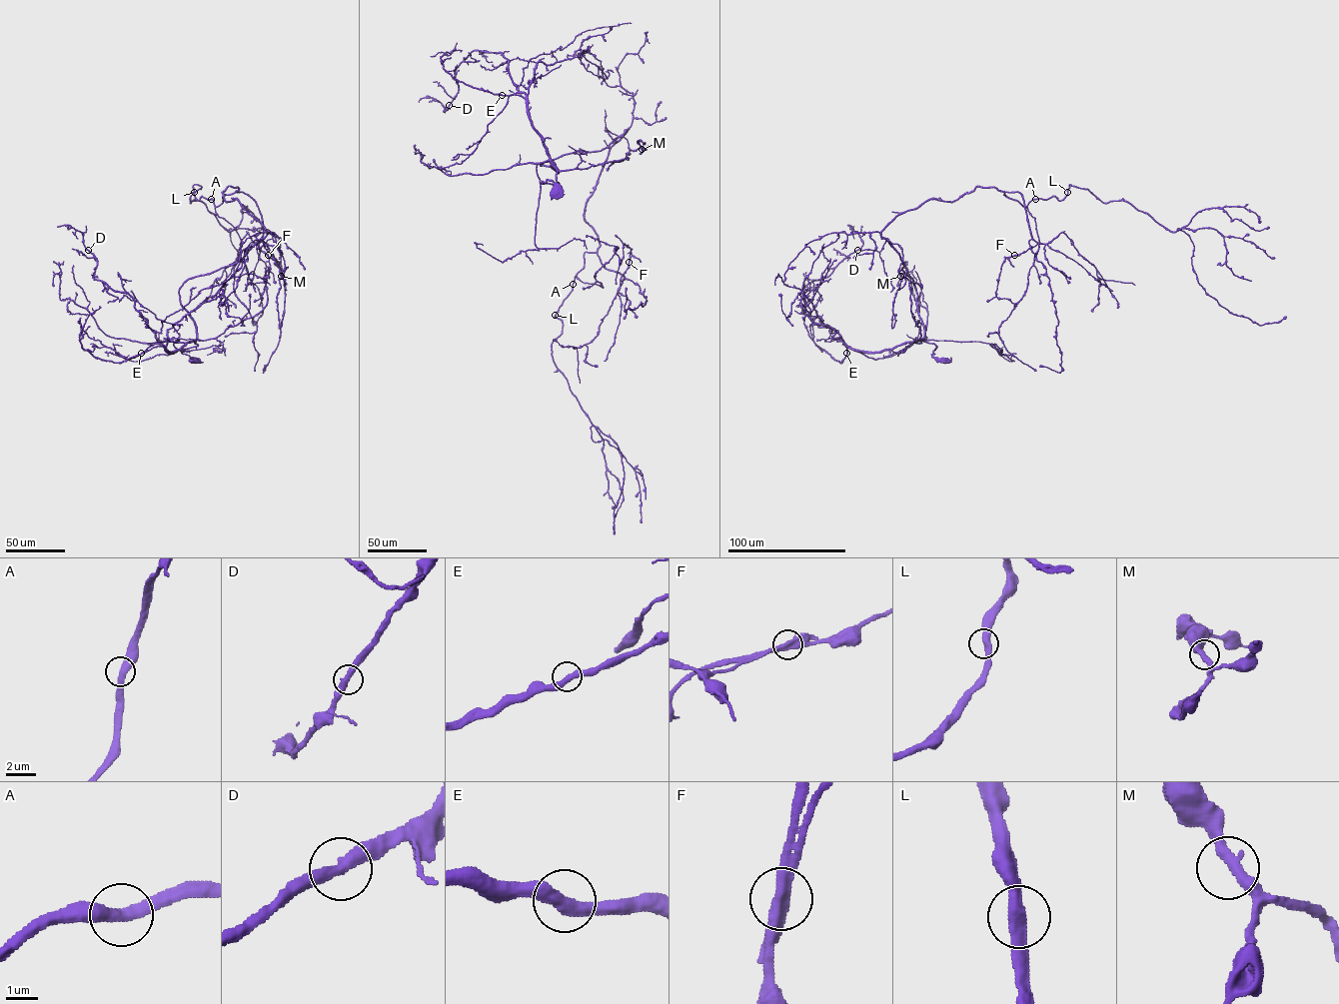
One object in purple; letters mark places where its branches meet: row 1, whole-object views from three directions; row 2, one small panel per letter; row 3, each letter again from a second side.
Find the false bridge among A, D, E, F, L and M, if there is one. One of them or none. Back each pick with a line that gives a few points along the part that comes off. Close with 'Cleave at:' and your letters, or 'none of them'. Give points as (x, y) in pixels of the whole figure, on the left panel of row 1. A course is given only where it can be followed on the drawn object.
Cleave at: none of them

